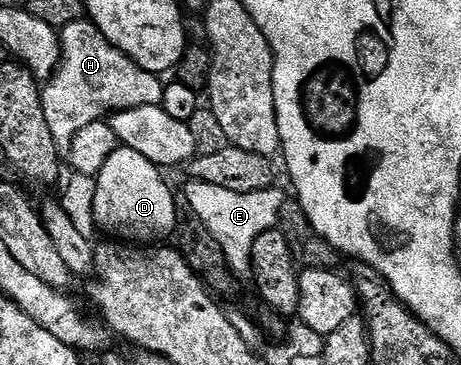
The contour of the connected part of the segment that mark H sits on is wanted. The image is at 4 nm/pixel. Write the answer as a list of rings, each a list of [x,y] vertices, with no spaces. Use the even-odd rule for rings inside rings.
[[[82,20],[75,24],[67,24],[59,32],[61,35],[61,63],[53,77],[44,83],[41,91],[41,103],[43,104],[43,116],[47,120],[47,128],[51,128],[51,136],[55,136],[57,149],[68,152],[75,136],[87,128],[87,124],[102,121],[106,116],[112,115],[119,110],[130,110],[131,108],[143,108],[144,106],[160,106],[163,100],[163,92],[166,83],[160,77],[135,64],[119,48],[115,48],[99,32],[95,23]]]

